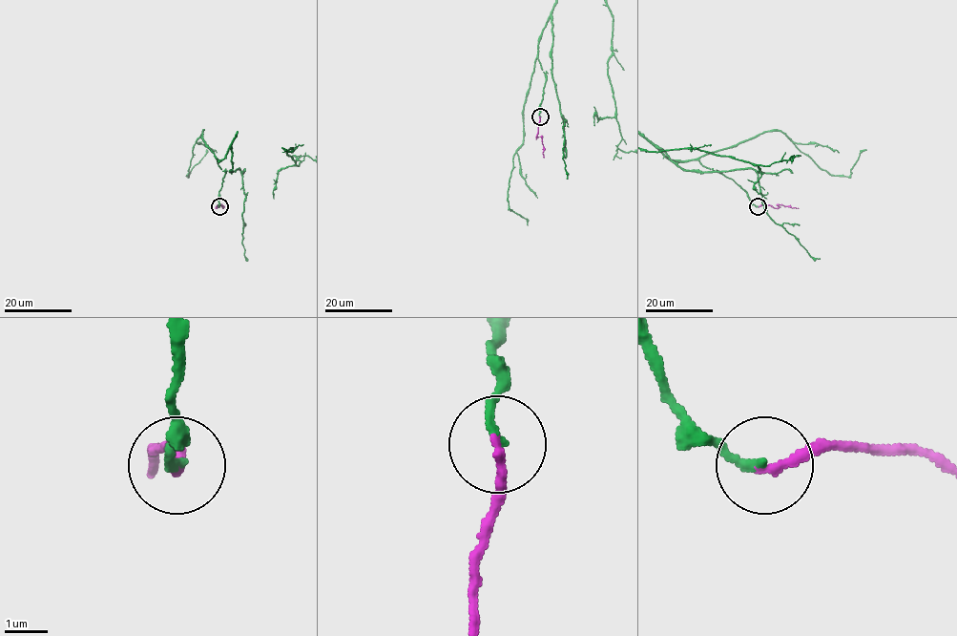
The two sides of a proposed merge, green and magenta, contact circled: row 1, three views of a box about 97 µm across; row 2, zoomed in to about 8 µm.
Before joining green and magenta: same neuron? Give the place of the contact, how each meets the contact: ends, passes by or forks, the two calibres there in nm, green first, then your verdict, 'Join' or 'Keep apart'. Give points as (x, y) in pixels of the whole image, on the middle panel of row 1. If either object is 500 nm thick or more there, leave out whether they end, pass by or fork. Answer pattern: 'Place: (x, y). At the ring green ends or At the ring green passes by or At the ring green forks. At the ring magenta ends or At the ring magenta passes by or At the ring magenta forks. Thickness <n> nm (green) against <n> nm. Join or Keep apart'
Place: (540, 116). At the ring green ends. At the ring magenta ends. Thickness 200 nm (green) against 220 nm. Join

